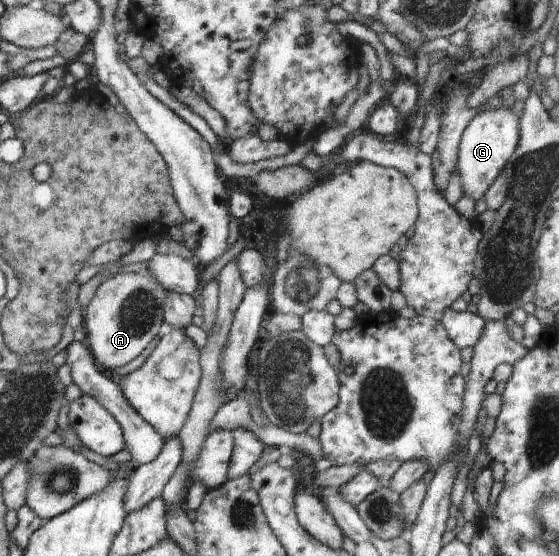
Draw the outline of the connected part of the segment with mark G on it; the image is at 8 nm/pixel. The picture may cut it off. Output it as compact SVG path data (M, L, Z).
M510 107L498 109L480 109L461 135L457 153L458 175L462 182L463 195L468 195L475 202L484 197L486 190L502 173L504 166L516 149L520 137L519 118L514 115Z

